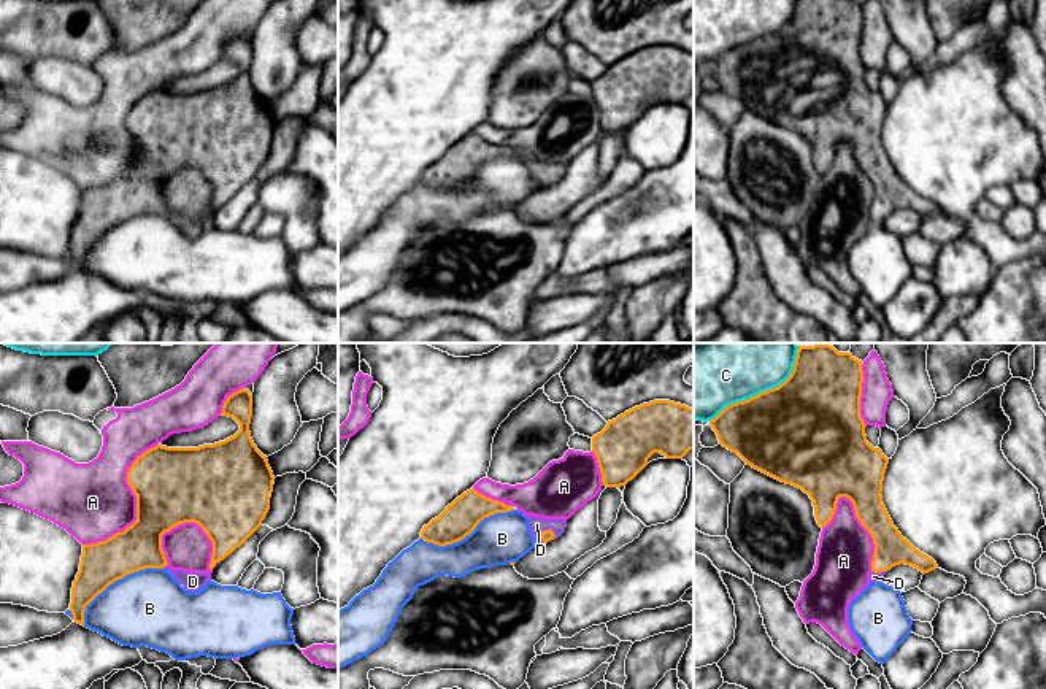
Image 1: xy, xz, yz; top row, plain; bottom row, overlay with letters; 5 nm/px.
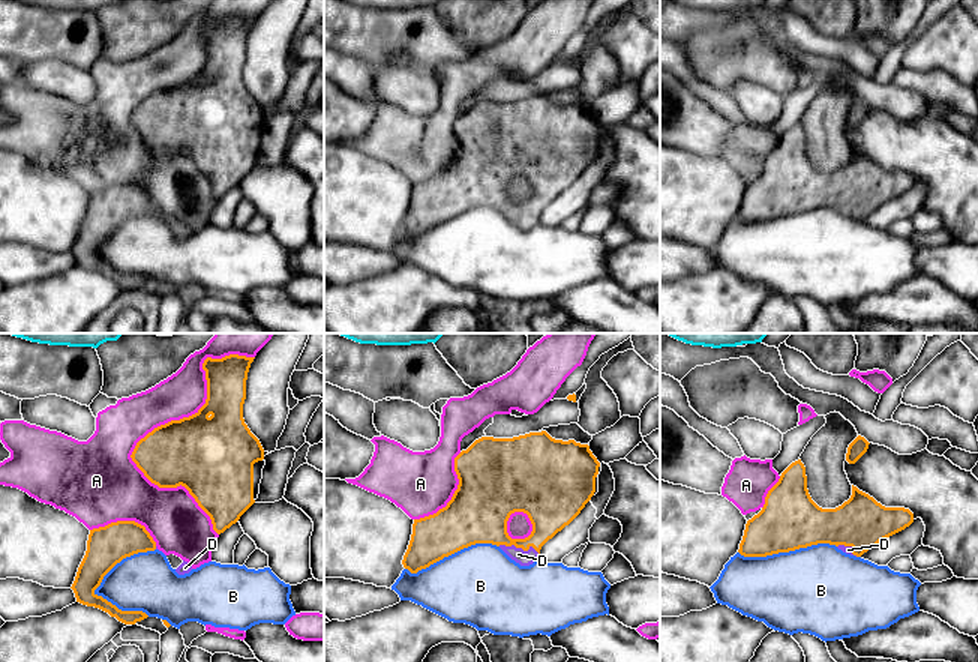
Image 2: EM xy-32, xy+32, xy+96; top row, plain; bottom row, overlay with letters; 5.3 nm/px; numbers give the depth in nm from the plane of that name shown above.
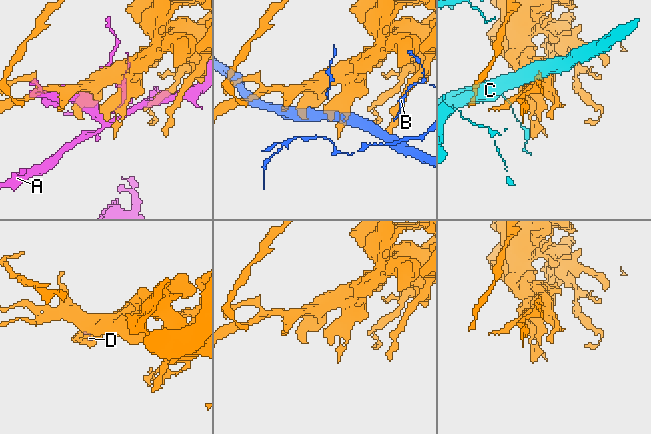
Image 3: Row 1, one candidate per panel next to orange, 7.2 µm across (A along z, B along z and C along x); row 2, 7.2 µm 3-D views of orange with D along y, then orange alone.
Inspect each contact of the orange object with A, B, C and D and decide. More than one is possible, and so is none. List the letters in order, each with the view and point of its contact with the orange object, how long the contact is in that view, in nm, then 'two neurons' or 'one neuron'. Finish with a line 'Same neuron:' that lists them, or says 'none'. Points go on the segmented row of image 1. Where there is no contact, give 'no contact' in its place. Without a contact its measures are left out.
A: xy (137, 505) | 650 nm | two neurons
B: xy (115, 580) | 500 nm | two neurons
C: yz (765, 391) | 600 nm | two neurons
D: xz (549, 529) | 100 nm | one neuron
Same neuron: D

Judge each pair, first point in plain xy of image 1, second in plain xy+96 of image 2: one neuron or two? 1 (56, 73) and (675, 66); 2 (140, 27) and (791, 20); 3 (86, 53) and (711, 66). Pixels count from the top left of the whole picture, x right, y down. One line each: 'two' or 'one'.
1: two
2: two
3: two

